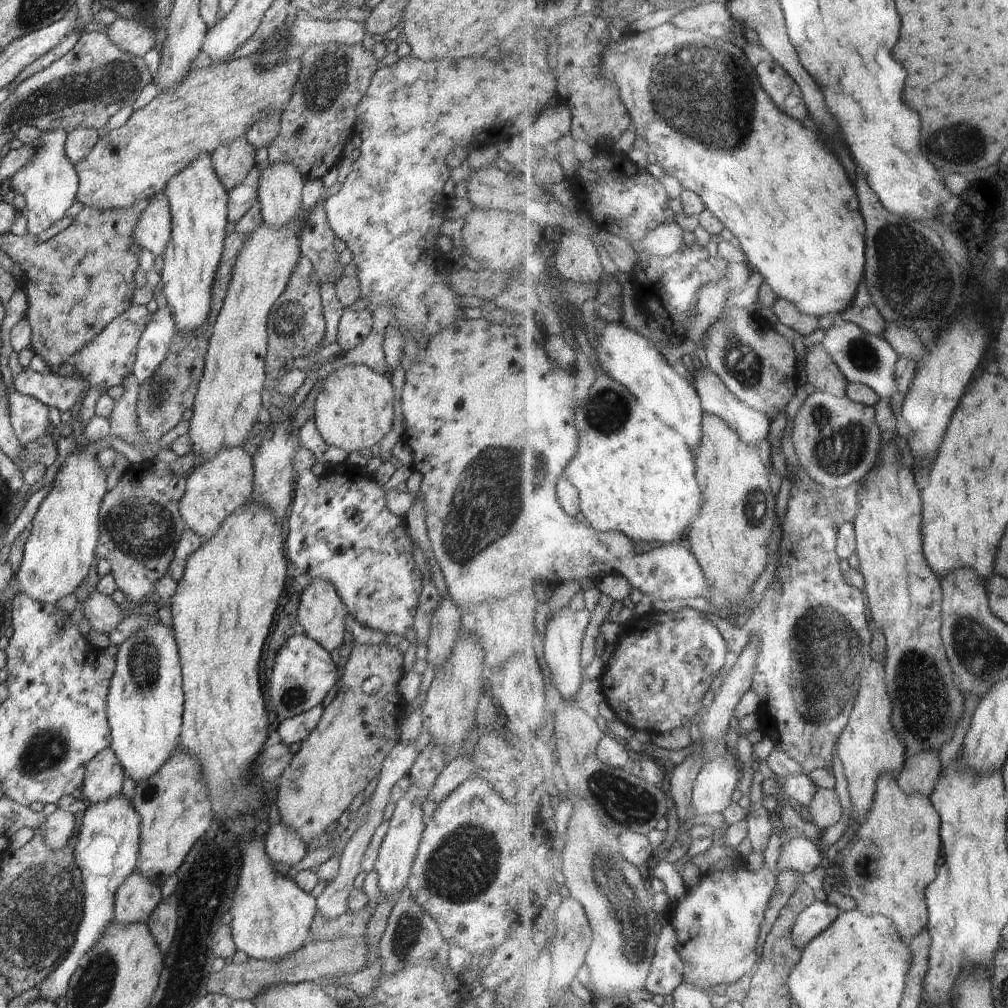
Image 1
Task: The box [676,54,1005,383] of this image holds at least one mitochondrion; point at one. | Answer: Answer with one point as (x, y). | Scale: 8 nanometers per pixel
(900, 263)

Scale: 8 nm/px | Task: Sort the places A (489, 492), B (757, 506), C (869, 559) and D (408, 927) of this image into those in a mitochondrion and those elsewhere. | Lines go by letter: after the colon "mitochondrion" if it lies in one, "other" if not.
A: mitochondrion
B: mitochondrion
C: other
D: mitochondrion

